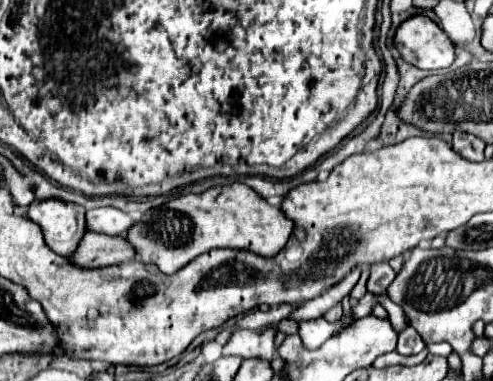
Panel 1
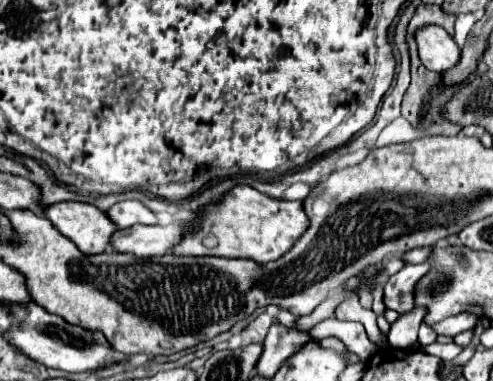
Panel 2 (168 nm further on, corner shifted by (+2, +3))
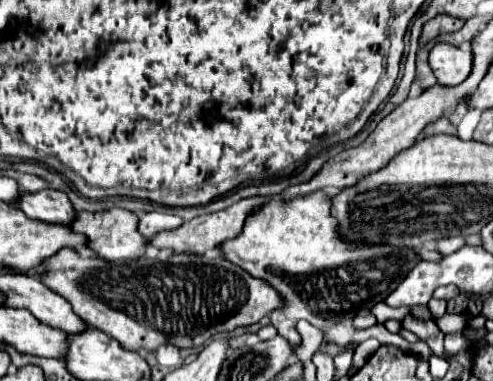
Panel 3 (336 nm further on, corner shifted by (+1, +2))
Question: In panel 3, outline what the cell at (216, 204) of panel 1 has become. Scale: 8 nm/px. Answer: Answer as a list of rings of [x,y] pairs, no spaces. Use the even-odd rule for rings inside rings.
[[[321,191],[305,197],[293,197],[289,201],[269,199],[261,205],[261,209],[257,207],[247,215],[243,231],[235,239],[223,241],[217,247],[227,261],[243,267],[253,277],[269,281],[281,293],[281,297],[285,297],[287,307],[283,311],[273,313],[269,319],[271,325],[277,327],[277,331],[291,343],[293,349],[297,347],[297,331],[293,325],[295,321],[305,319],[311,325],[325,331],[331,325],[337,325],[345,319],[353,319],[357,309],[383,301],[395,289],[395,285],[399,285],[401,277],[405,277],[405,273],[409,273],[413,265],[419,263],[417,253],[409,249],[393,249],[389,245],[363,247],[341,241],[341,237],[337,237],[337,221],[329,213],[331,209],[329,199],[331,195]]]

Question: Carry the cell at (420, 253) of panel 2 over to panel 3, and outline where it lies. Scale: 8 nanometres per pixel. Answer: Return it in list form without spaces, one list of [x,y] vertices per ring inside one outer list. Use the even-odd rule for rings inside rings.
[[[449,237],[449,239],[441,239],[441,241],[437,241],[437,251],[439,251],[441,255],[451,255],[453,251],[461,249],[463,245],[465,245],[463,237]]]

